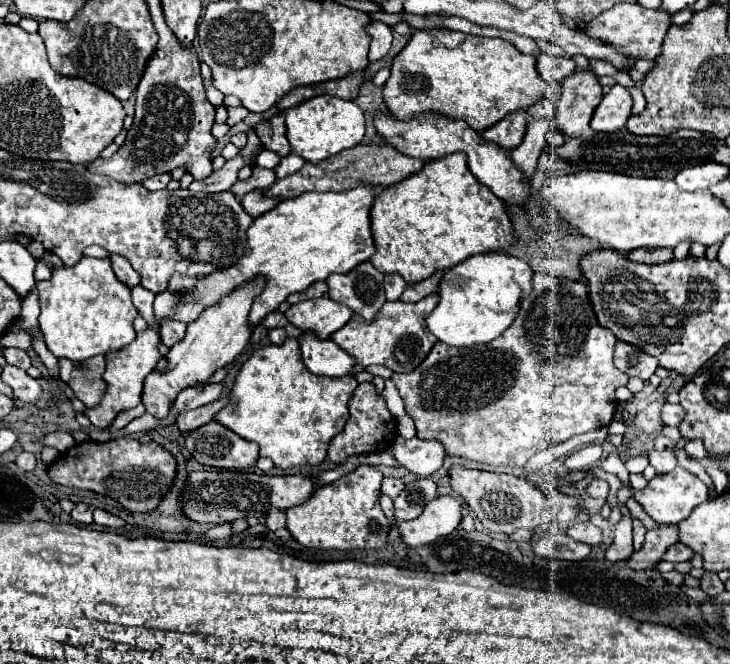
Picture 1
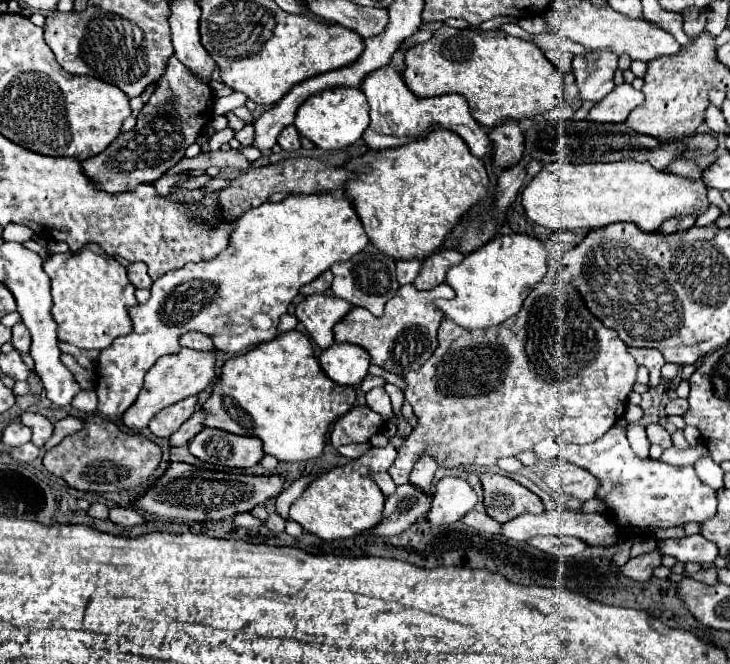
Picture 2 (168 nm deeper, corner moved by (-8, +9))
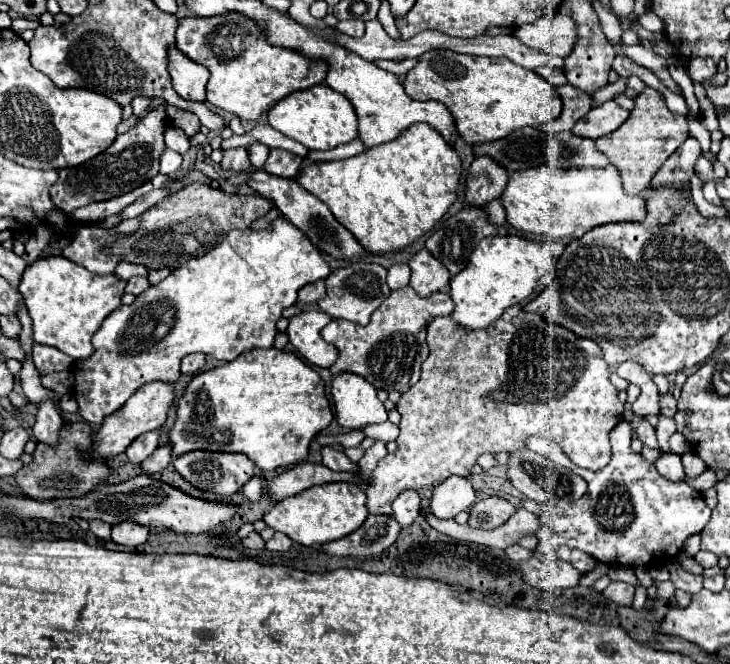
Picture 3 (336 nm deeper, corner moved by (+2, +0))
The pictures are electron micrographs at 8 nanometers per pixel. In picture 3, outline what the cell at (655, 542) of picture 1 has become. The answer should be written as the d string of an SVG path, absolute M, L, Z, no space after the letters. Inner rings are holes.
M614 581L614 583L610 583L610 585L602 591L602 595L604 595L608 601L616 603L616 605L630 607L630 605L632 605L632 599L634 599L634 587L628 585L628 583L622 583L622 581Z

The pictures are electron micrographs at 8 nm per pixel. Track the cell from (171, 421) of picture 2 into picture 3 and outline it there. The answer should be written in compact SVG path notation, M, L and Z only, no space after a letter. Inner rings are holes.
M158 431L152 433L144 433L144 437L138 437L128 449L126 449L126 459L132 465L140 465L146 457L150 457L154 453L154 449L158 447Z

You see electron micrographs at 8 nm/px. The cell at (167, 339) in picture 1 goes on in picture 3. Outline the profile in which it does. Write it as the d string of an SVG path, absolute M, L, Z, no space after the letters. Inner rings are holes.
M194 353L194 355L186 355L184 357L184 361L182 361L182 373L184 375L188 375L188 373L192 373L192 375L196 375L196 373L200 373L202 369L204 369L204 355L200 355L200 353Z

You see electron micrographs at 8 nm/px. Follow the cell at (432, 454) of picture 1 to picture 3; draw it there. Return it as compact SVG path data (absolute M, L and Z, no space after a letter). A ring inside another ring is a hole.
M404 491L392 503L392 517L402 525L408 527L420 515L420 497L416 491Z

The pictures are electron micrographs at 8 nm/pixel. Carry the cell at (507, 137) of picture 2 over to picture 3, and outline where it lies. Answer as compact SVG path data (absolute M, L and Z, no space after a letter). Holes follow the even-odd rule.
M490 157L474 159L466 177L464 203L468 207L482 207L490 203L492 199L500 197L506 181L508 181L506 169L502 169Z

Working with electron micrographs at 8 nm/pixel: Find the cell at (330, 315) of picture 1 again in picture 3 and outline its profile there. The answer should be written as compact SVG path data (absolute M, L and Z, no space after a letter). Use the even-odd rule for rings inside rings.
M306 311L290 319L290 325L286 329L286 335L294 349L312 365L316 367L330 367L336 357L338 349L330 343L326 343L320 335L322 327L326 327L332 321L330 315L322 311Z

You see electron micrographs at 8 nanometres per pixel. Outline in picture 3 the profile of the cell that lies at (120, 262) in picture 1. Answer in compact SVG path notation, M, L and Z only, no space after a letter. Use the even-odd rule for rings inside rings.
M130 277L128 285L126 285L126 293L134 293L140 295L150 287L150 281L146 277Z

